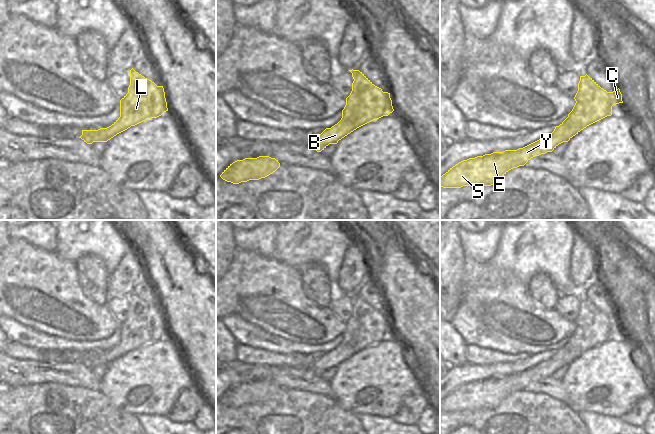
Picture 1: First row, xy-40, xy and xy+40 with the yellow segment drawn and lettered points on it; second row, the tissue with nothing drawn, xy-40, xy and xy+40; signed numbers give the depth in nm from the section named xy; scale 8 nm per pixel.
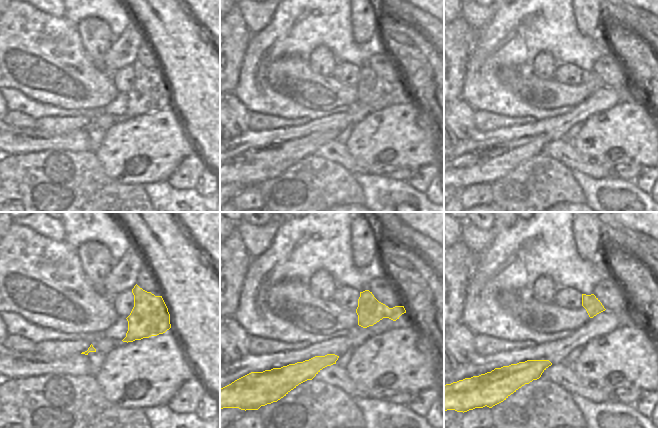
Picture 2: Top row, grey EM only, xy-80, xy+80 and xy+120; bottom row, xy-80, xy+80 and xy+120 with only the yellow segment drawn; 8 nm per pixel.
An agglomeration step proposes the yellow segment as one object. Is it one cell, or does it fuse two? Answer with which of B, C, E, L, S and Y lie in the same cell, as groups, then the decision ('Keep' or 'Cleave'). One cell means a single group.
Groups: B C E L S Y. Keep

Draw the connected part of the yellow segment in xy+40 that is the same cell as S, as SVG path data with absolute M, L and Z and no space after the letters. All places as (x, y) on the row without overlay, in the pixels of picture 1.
M587 298L580 300L576 327L568 341L554 355L523 372L493 376L463 384L440 401L443 412L491 410L509 394L524 390L531 382L552 376L587 350L612 339L612 330L623 327L620 313L607 316Z

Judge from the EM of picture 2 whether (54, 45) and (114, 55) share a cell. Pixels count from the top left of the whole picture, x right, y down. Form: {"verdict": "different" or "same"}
{"verdict": "different"}

